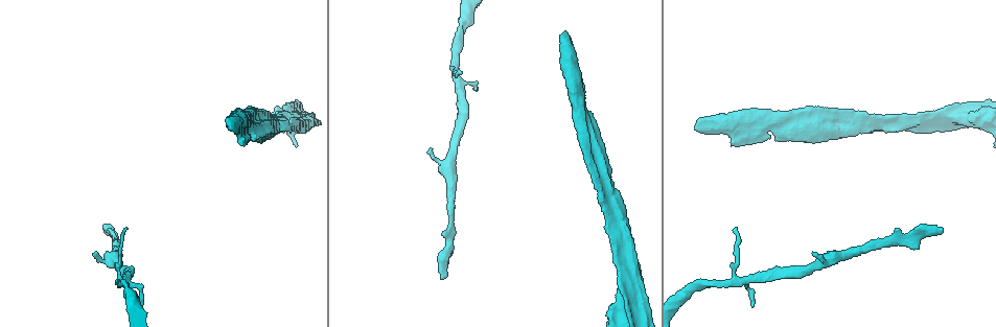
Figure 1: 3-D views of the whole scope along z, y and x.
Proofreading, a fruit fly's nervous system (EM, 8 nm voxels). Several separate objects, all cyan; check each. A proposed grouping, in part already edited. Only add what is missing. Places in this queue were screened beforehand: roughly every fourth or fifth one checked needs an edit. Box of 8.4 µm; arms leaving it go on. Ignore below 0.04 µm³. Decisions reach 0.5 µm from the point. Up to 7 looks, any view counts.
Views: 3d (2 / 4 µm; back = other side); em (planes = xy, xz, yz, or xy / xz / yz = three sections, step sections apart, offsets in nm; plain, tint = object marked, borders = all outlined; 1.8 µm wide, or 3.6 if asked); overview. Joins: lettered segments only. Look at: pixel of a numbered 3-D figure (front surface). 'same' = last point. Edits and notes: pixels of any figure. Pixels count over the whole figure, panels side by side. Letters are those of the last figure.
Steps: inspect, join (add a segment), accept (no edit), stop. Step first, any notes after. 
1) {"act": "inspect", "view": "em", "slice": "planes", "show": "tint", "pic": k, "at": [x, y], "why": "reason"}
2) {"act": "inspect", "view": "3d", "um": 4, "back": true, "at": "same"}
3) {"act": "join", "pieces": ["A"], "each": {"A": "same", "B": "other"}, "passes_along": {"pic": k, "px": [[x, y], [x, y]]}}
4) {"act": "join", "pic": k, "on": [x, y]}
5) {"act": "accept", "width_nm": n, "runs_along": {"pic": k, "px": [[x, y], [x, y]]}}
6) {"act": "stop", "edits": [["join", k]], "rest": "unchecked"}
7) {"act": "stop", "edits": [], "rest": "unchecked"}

{"act": "inspect", "view": "3d", "um": 4, "pic": 1, "at": [849, 109], "why": "free end"}

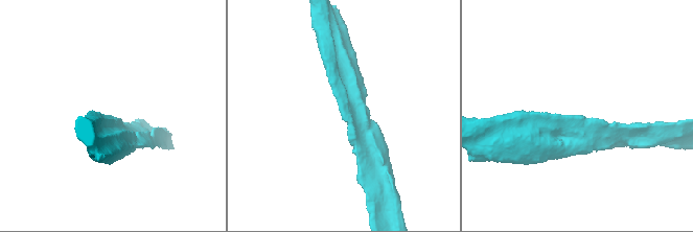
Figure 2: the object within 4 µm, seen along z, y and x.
{"act": "inspect", "view": "em", "slice": "planes", "show": "plain", "pic": 2, "at": [341, 110], "why": "shape alone is not enough"}

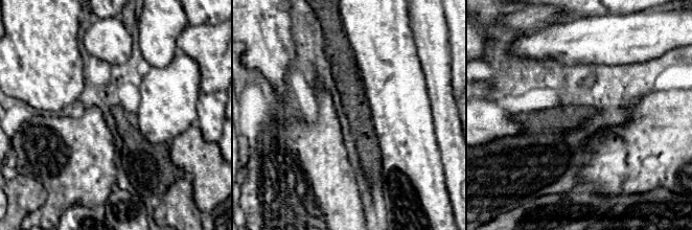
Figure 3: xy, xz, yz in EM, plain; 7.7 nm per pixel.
{"act": "inspect", "view": "em", "slice": "planes", "show": "borders", "at": "same"}

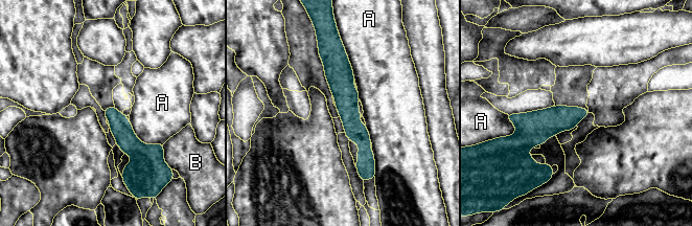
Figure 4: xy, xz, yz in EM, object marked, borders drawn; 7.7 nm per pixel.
{"act": "accept", "each": {"A": "other", "B": "other"}, "found": "no lettered segment goes on from it"}

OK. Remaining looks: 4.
{"act": "inspect", "view": "em", "slice": "xz", "step": 16, "show": "tint", "pic": 1, "at": [615, 255], "why": "closes a loop"}

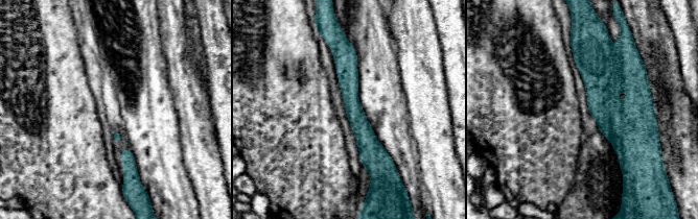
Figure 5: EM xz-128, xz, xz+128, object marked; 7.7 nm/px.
{"act": "inspect", "view": "em", "slice": "planes", "show": "borders", "at": "same", "why": "cut it another way"}

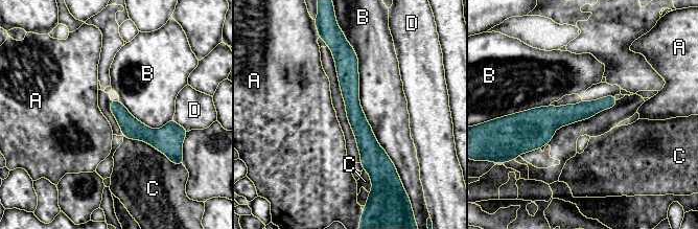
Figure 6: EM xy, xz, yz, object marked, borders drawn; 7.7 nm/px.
{"act": "accept", "each": {"A": "other", "B": "other", "C": "other", "D": "other"}, "border": {"pic": 6, "px": [[347, 41], [359, 106], [396, 169]]}, "found": "no lettered segment goes on from it"}

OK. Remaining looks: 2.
{"act": "inspect", "view": "3d", "um": 4, "pic": 1, "at": [94, 252], "why": "an open end"}

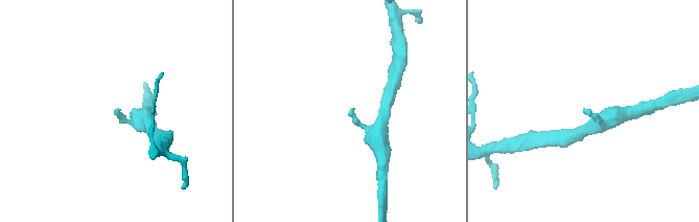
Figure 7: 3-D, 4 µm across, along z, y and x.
{"act": "inspect", "view": "em", "slice": "planes", "show": "borders", "pic": 7, "at": [117, 108], "why": "need the tissue"}

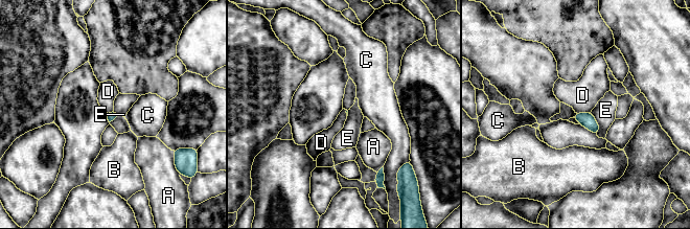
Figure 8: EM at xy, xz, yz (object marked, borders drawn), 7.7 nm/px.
{"act": "accept", "longest_contact_nm": ["E", 180], "each": {"A": "other", "B": "other", "C": "other", "D": "other", "E": "other"}, "border": {"pic": 8, "px": [[576, 112], [590, 113]]}, "found": "none of them fits"}

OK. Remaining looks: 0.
{"act": "stop", "edits": [], "rest": "unchecked"}

